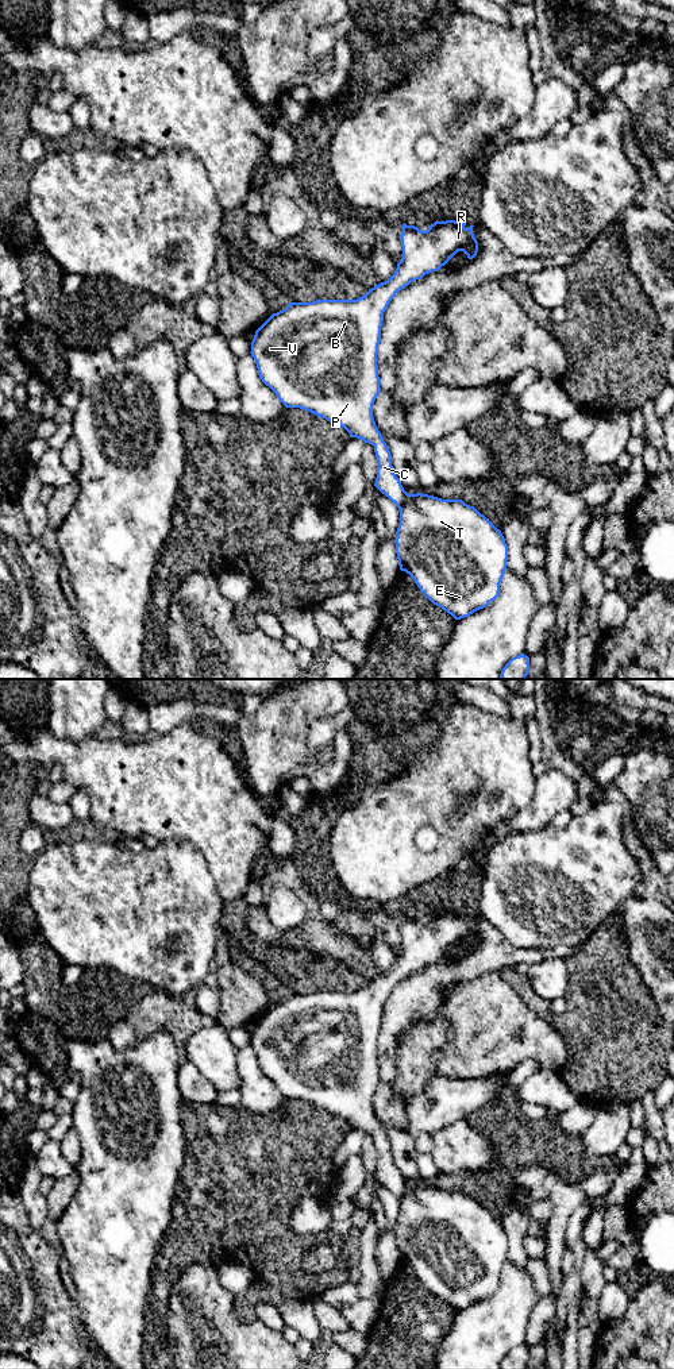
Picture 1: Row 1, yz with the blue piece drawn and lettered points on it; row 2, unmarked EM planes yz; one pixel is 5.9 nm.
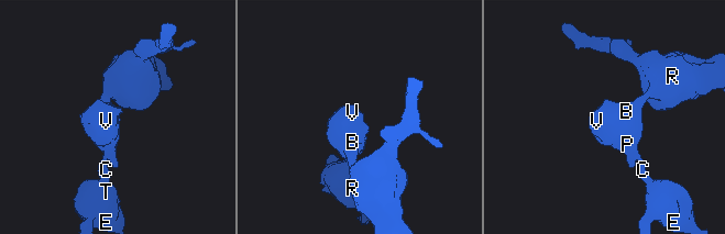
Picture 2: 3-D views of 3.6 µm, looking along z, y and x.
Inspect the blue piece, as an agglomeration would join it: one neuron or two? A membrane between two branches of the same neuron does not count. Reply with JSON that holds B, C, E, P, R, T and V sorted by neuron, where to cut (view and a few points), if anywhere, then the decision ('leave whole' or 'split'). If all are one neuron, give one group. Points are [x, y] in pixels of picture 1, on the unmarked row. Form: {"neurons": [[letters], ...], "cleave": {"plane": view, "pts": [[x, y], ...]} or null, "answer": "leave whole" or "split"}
{"neurons": [["B", "C", "E", "P", "R", "T", "V"]], "cleave": null, "answer": "leave whole"}

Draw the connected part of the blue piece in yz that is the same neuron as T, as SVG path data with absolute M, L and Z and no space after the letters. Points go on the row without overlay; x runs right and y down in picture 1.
M446 911L446 913L435 913L430 917L427 922L420 922L415 917L403 915L403 922L400 926L401 938L403 938L403 949L397 955L397 960L394 965L385 973L375 976L374 979L369 980L369 983L357 990L357 991L316 991L312 994L289 994L288 998L277 1004L273 1004L257 1022L254 1030L251 1033L251 1048L254 1049L258 1060L258 1067L262 1073L269 1077L278 1091L286 1099L300 1099L308 1102L319 1108L328 1111L332 1115L343 1118L348 1125L350 1129L362 1130L365 1134L369 1134L374 1138L374 1144L377 1148L377 1169L374 1177L385 1185L396 1198L400 1200L400 1215L396 1223L396 1245L398 1250L398 1257L401 1262L405 1262L411 1266L415 1272L420 1283L436 1297L442 1299L444 1303L451 1306L455 1311L461 1311L469 1308L474 1303L486 1299L492 1292L494 1292L500 1287L500 1274L507 1261L507 1252L508 1252L508 1237L500 1220L497 1220L489 1210L481 1206L474 1198L465 1195L462 1191L442 1191L428 1185L408 1185L400 1171L396 1168L392 1157L392 1146L389 1138L382 1130L381 1123L378 1122L374 1108L373 1108L373 1095L380 1085L380 1068L378 1068L378 1056L377 1056L377 1045L378 1045L378 1036L381 1030L381 1018L384 1013L384 1003L386 1002L389 994L396 987L397 983L408 977L412 972L421 971L425 965L438 963L442 957L444 957L458 942L463 942L469 950L473 950L478 944L478 933L474 929L473 918L465 918L466 914L455 913L455 911Z

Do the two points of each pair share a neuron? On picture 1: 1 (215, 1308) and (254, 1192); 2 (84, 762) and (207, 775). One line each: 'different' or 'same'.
1: different
2: same

